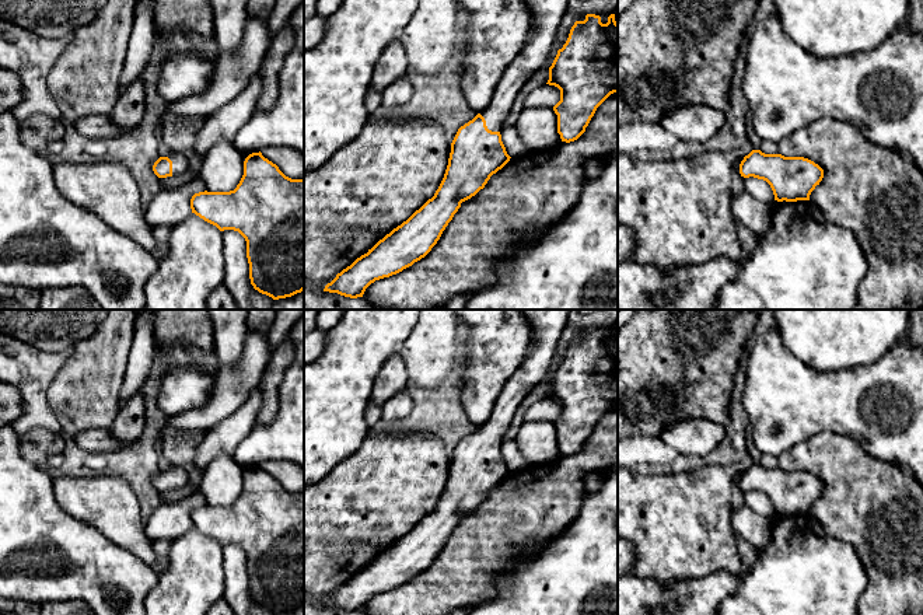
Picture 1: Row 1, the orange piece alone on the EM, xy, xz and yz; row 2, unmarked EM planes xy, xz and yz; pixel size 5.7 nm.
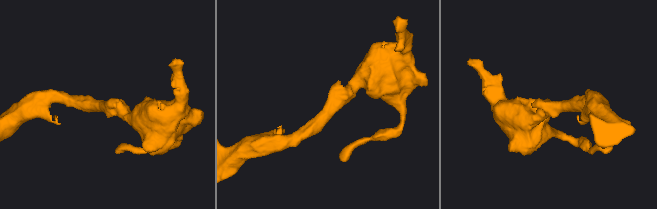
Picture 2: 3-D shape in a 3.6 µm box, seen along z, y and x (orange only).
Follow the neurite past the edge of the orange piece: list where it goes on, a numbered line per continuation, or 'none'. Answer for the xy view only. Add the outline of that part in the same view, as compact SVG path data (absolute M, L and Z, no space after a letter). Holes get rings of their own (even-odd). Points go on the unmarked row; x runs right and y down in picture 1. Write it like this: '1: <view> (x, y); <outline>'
1: xy (181, 478); M169 467L168 472L172 475L172 490L182 489L190 482L189 474L181 467Z

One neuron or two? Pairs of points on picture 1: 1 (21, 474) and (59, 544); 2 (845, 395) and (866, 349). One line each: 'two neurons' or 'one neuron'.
1: one neuron
2: two neurons

